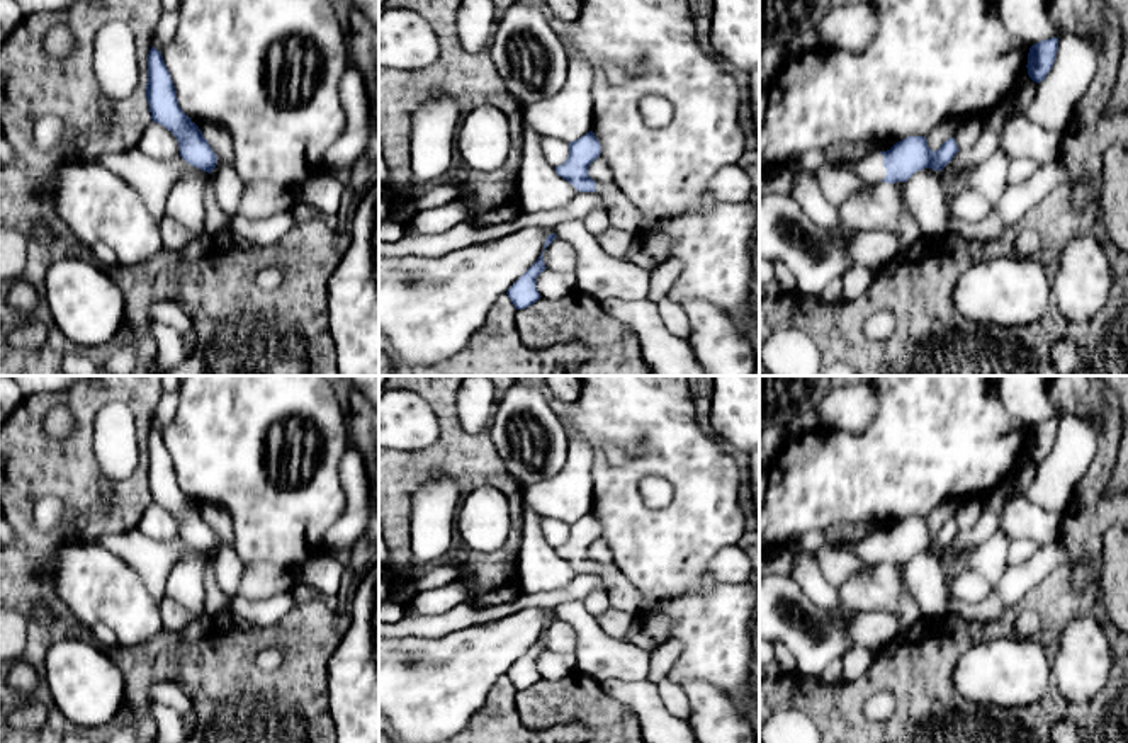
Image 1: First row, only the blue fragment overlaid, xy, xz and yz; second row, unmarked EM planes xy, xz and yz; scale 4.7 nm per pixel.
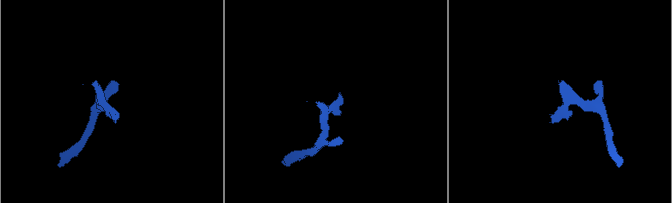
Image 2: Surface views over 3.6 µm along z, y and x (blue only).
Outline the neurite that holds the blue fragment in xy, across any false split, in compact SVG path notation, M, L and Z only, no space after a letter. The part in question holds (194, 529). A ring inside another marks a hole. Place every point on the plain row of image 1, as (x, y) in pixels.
M155 427L148 435L146 479L153 503L165 507L178 522L180 537L207 554L217 546L217 536L199 507L182 491L172 456L161 432Z

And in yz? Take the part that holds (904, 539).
M909 517L890 530L871 534L858 544L839 546L861 563L907 563L916 553L933 549L941 553L958 534L955 519L950 519L939 530L928 527L926 517Z

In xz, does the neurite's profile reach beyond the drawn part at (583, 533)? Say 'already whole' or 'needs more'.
needs more

